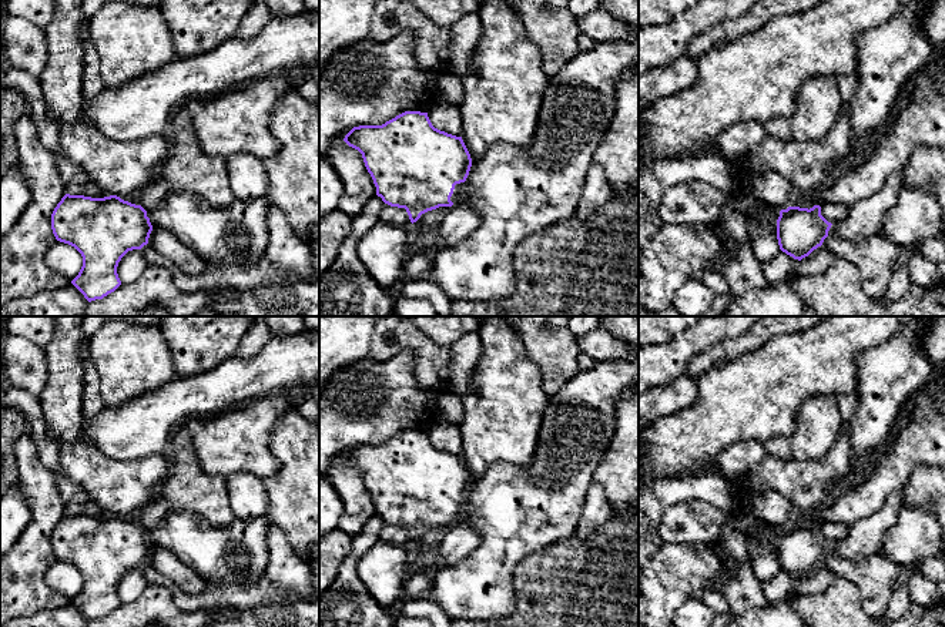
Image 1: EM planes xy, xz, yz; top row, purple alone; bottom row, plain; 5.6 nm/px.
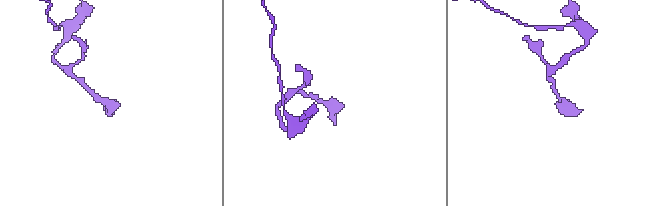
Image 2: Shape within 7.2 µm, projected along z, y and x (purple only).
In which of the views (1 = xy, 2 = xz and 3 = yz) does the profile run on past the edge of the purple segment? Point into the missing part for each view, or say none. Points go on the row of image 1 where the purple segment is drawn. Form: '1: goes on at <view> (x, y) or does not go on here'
1: goes on at xy (237, 234)
2: goes on at xz (516, 191)
3: goes on at yz (834, 213)

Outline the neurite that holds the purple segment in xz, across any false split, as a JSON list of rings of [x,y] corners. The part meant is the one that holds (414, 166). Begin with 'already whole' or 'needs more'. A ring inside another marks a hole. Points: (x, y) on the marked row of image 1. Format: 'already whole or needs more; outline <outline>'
needs more; outline [[[639,23],[633,24],[630,41],[596,43],[593,48],[579,51],[557,74],[550,77],[543,94],[536,133],[527,148],[497,142],[475,164],[462,137],[435,128],[428,113],[420,111],[405,111],[382,125],[353,127],[344,141],[362,154],[376,187],[376,195],[391,207],[405,208],[412,224],[428,211],[458,204],[469,204],[480,215],[482,222],[469,238],[433,252],[433,265],[426,274],[428,279],[439,285],[453,301],[510,298],[516,292],[512,265],[515,247],[532,232],[574,215],[583,194],[584,177],[593,164],[592,158],[616,111],[616,83],[633,71],[639,71]]]

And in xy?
needs more; outline [[[190,191],[168,195],[155,209],[145,211],[117,195],[91,198],[66,194],[51,214],[51,229],[57,241],[74,247],[83,256],[83,266],[71,284],[91,302],[114,292],[121,281],[117,266],[133,249],[148,244],[153,228],[175,235],[185,247],[200,255],[207,265],[257,264],[267,252],[269,202],[265,197],[254,201],[237,200],[225,208],[212,208]]]

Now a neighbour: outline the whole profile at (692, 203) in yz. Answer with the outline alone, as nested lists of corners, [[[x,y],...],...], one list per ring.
[[[703,181],[681,182],[670,188],[660,204],[663,224],[711,225],[718,221],[725,194]]]

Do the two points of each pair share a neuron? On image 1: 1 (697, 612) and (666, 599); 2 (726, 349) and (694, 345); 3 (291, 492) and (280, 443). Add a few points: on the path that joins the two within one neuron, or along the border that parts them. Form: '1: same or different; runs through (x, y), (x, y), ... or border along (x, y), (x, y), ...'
1: different; border along (699, 596), (690, 596), (674, 612)
2: different; border along (740, 335), (711, 344), (700, 351), (684, 369)
3: same; runs through (291, 480), (291, 455)

